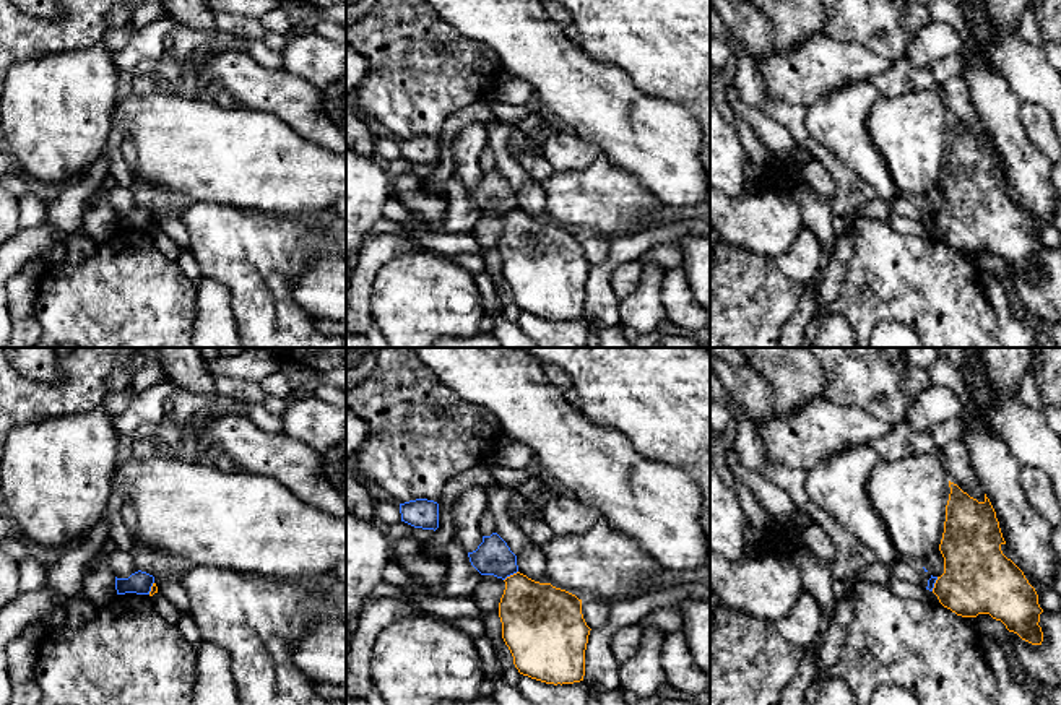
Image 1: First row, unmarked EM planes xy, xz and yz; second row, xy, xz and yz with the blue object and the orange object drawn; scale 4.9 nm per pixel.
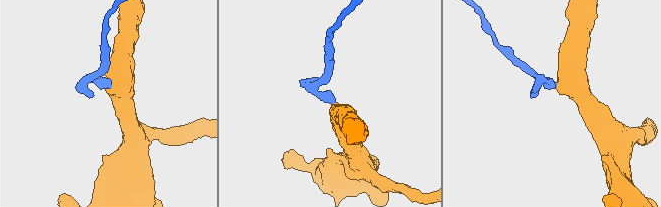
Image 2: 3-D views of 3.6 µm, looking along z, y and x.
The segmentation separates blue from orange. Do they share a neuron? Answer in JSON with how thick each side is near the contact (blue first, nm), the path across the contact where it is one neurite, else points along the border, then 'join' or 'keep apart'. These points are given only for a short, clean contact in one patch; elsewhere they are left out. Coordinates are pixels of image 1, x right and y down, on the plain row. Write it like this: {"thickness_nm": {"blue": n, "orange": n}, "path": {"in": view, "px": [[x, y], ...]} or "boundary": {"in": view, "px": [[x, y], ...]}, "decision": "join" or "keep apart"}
{"thickness_nm": {"blue": 180, "orange": 340}, "boundary": {"in": "xz", "px": [[517, 207], [504, 216]]}, "decision": "keep apart"}

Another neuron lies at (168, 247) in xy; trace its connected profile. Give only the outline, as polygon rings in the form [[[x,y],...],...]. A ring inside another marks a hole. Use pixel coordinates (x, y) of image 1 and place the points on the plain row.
[[[154,229],[151,232],[154,245],[161,250],[161,253],[172,262],[177,262],[177,257],[180,253],[175,242],[161,229]]]

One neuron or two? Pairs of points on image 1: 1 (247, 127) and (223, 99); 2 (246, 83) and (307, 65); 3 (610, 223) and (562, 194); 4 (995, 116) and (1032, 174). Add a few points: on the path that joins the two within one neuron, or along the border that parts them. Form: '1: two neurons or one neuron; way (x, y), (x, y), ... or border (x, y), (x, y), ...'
1: two neurons; border (213, 99), (225, 108), (234, 106)
2: two neurons; border (283, 67), (322, 88)
3: one neuron; way (598, 211), (587, 200), (574, 198)
4: one neuron; way (1006, 130), (1013, 137), (1013, 147), (1019, 160)

